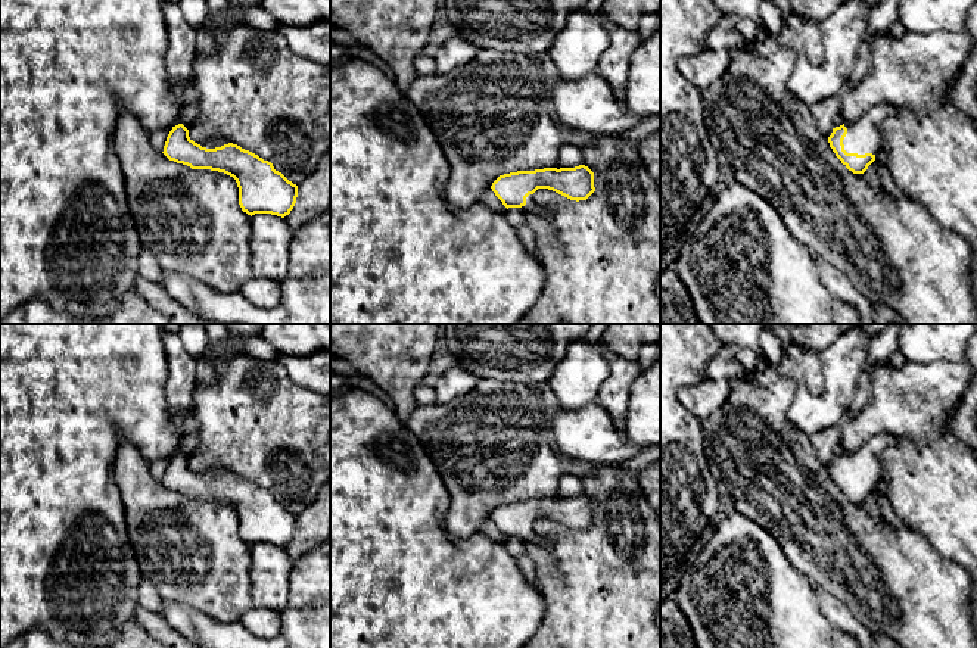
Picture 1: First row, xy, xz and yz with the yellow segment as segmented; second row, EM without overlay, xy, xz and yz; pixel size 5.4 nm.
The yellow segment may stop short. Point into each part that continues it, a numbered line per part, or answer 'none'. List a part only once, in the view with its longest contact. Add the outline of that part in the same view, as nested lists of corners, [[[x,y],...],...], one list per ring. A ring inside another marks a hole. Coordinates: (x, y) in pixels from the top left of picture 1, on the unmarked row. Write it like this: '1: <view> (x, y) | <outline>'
1: yz (864, 466) | [[[878,434],[869,439],[858,451],[844,452],[844,457],[847,458],[847,464],[843,470],[844,480],[847,483],[858,483],[858,485],[865,483],[877,485],[881,474],[880,454],[886,448],[896,443],[897,439],[887,434]]]

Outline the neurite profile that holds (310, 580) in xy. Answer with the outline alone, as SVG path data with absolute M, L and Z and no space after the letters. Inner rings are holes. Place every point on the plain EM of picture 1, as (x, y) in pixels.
M330 533L320 546L295 560L290 573L289 607L305 608L315 601L330 604Z

